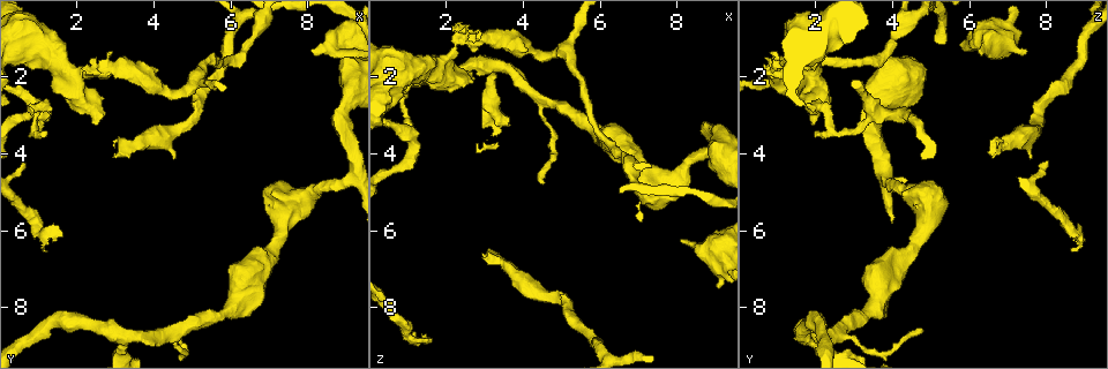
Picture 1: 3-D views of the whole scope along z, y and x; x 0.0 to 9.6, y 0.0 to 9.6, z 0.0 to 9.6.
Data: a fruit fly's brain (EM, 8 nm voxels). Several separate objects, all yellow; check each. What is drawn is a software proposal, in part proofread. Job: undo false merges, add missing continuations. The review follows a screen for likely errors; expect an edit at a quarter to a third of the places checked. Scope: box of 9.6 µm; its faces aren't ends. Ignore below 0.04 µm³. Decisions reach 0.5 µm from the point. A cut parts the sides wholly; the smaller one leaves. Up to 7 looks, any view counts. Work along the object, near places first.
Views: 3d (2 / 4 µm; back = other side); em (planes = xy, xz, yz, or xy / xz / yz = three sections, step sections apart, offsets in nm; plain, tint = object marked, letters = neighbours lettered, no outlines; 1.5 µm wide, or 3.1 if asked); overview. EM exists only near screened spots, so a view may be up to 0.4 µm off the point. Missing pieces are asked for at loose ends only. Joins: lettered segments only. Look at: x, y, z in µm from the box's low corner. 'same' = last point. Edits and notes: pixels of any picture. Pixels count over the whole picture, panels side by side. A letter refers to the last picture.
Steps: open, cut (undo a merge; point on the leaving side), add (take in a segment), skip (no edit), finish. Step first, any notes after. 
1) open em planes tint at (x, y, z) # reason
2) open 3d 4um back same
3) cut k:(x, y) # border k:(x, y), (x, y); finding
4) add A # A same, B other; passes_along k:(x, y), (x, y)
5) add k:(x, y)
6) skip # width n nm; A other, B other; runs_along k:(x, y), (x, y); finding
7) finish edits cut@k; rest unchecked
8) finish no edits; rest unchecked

open 3d 2um at (4.50, 4.05, 7.65) # free end

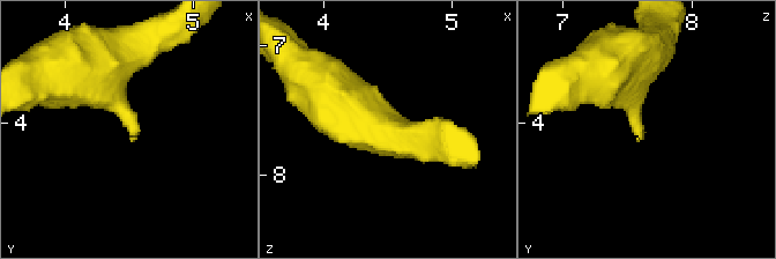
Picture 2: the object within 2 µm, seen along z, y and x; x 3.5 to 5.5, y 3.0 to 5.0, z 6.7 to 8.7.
open em yz step 8 letters at (4.54, 4.12, 7.60) # shape alone is not enough

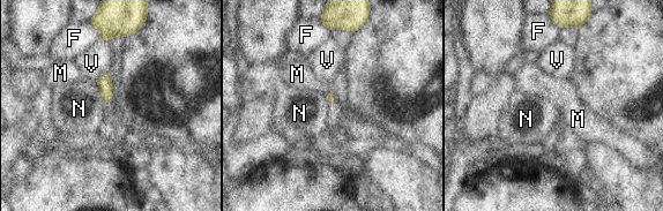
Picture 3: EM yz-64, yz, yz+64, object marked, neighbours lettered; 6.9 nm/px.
open em planes letters same

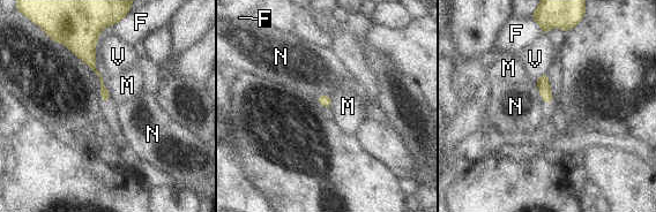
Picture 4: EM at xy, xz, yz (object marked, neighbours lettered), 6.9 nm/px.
skip # F other, M other, N other, V other; border 4:(535, 83), (538, 95), (543, 100); no lettered segment goes on from it

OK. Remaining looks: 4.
open 3d 4um at (0.60, 4.25, 8.05) # an open end

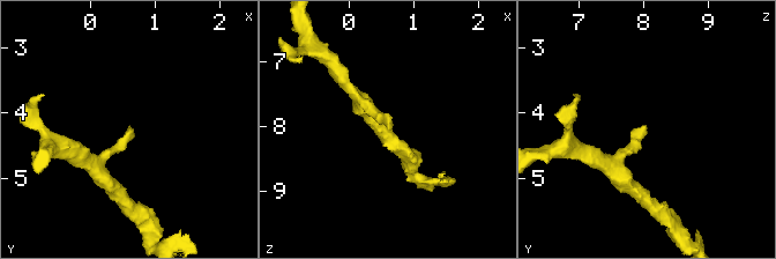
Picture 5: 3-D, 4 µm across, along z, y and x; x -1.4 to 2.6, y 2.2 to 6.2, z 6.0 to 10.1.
open em xz step 8 tint at (0.60, 4.20, 8.05) # now the EM

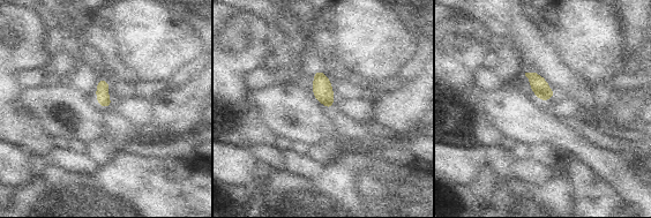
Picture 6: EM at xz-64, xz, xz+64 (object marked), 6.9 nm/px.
open em planes letters same

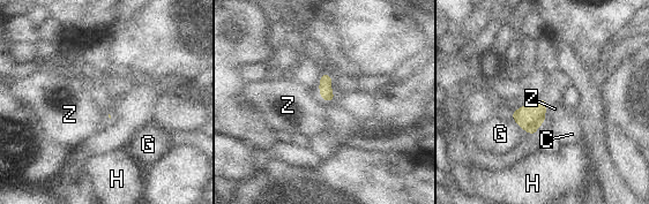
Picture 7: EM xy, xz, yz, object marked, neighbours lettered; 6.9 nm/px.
skip # C other, G other, H other, Z other; none of them fits

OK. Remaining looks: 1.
open em xz step 8 letters at (2.50, 3.20, 1.90)

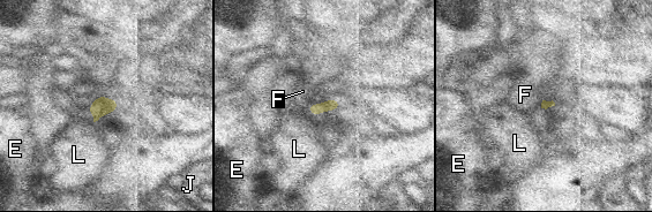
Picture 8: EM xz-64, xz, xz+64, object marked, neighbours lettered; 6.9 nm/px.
skip # E other, F other, J other, L other; border 8:(309, 105), (307, 110); no lettered segment goes on from it

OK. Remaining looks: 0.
finish no edits; rest unchecked

